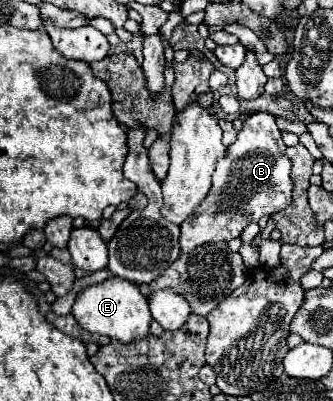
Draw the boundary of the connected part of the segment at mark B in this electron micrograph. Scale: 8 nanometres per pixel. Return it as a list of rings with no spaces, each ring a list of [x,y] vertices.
[[[260,111],[244,121],[236,141],[226,149],[226,155],[218,161],[212,175],[212,189],[200,203],[198,211],[180,225],[180,253],[186,255],[206,243],[228,243],[260,217],[286,209],[292,201],[290,159],[286,157],[286,145],[282,131],[276,125],[274,115]]]

